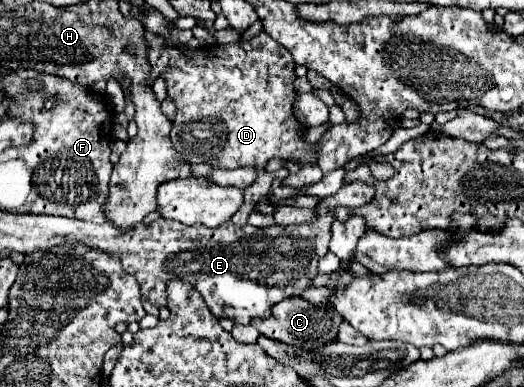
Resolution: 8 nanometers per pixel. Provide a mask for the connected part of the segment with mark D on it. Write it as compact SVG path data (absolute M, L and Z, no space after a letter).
M145 32L145 40L147 40L147 46L149 46L149 62L151 62L151 84L155 82L155 78L159 74L165 76L167 80L167 94L169 98L175 102L177 106L177 116L173 120L173 130L171 130L171 140L175 144L175 150L181 150L181 154L191 162L191 164L211 164L213 168L221 168L221 170L235 170L235 168L257 168L257 170L263 170L267 166L267 162L271 158L283 158L283 160L289 160L289 162L295 162L299 166L303 164L317 164L315 162L315 154L319 152L319 142L311 144L305 140L305 128L299 126L299 120L293 115L293 104L297 97L297 93L294 89L293 80L295 80L295 74L293 74L293 68L295 68L295 62L291 58L291 54L279 46L267 32L261 32L259 36L251 38L249 42L239 42L239 44L219 44L219 46L203 46L203 48L197 48L197 50L189 50L187 46L183 44L173 44L173 42L167 42L163 40L161 36L155 36L151 32Z

